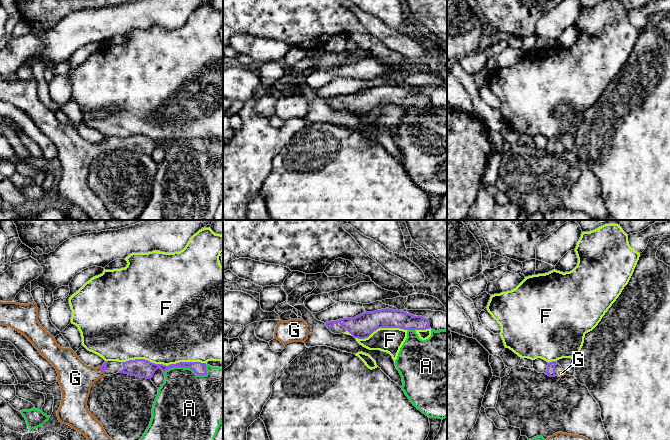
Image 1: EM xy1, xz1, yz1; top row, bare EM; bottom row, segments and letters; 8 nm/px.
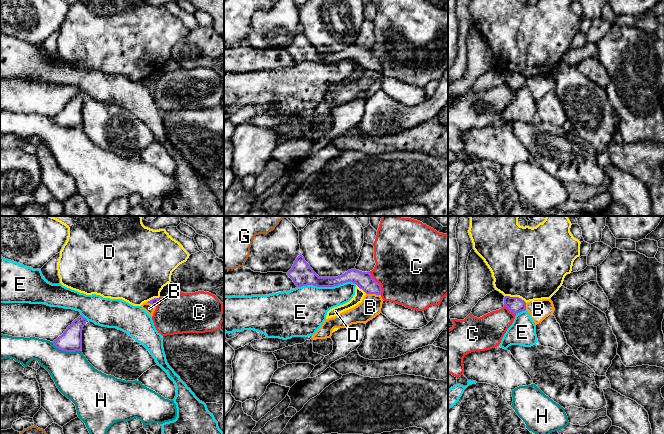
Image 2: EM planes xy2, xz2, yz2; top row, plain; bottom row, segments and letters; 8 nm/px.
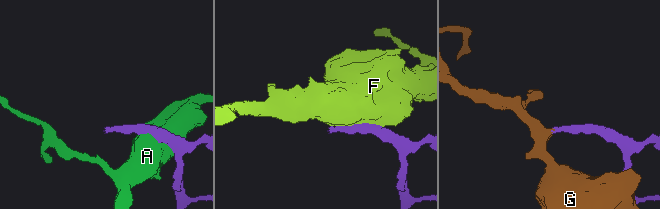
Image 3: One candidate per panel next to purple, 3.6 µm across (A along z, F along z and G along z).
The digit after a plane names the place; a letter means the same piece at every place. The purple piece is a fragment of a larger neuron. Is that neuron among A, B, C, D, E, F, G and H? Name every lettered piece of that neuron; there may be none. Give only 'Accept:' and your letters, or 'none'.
Accept: G

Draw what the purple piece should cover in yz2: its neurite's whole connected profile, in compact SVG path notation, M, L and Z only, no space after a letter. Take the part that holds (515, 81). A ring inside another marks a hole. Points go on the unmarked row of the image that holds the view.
M505 72L504 81L515 91L526 86L526 78L519 73Z

